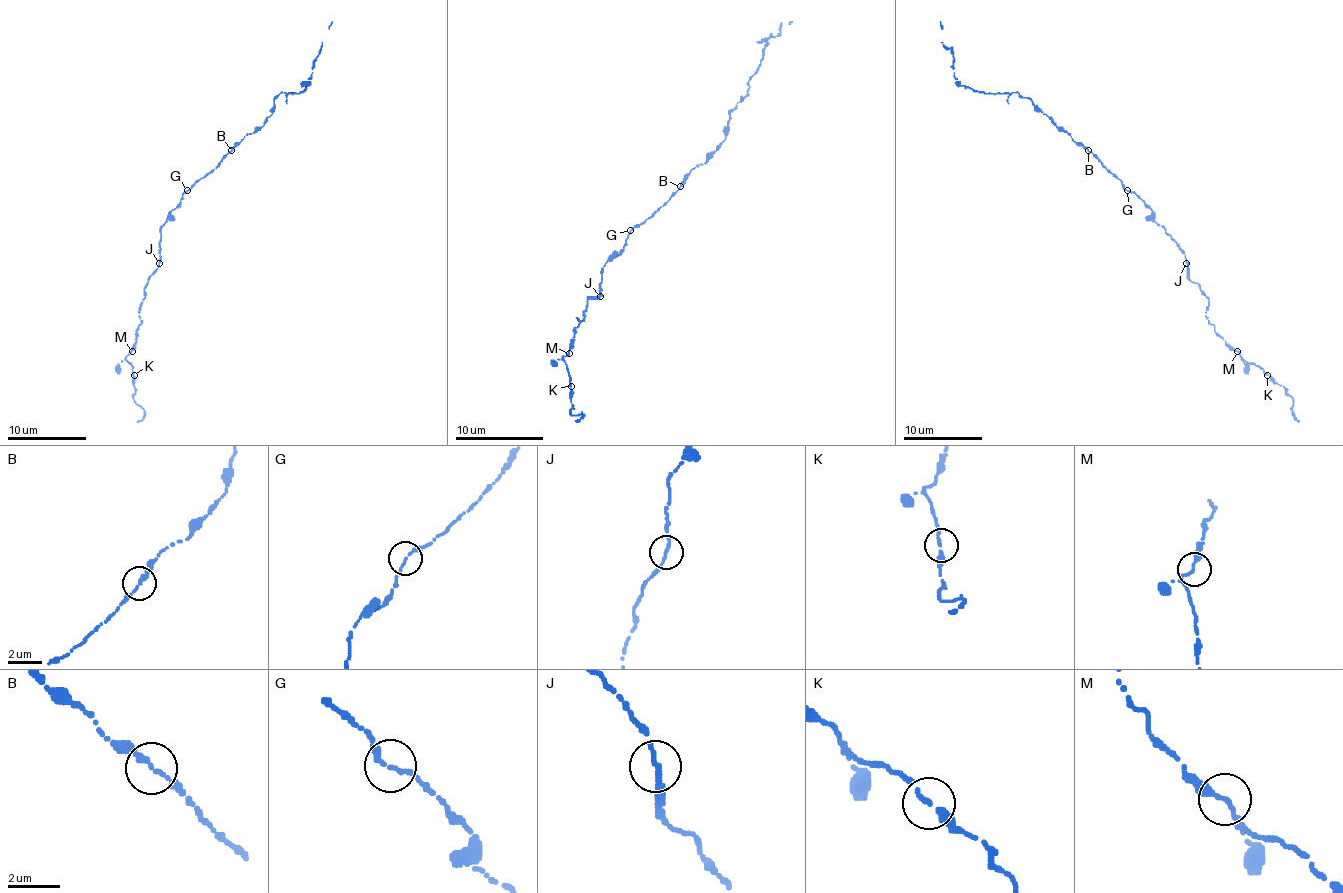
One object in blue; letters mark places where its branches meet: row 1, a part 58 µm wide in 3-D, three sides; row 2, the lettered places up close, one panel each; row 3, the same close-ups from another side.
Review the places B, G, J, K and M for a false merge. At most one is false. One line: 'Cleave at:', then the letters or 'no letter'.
Cleave at: no letter

